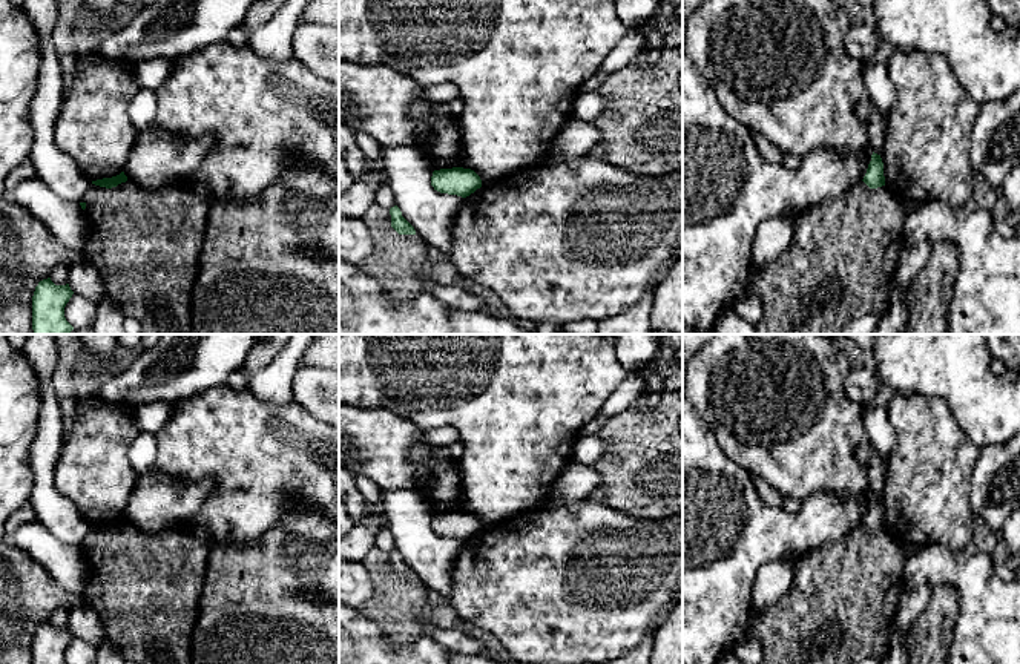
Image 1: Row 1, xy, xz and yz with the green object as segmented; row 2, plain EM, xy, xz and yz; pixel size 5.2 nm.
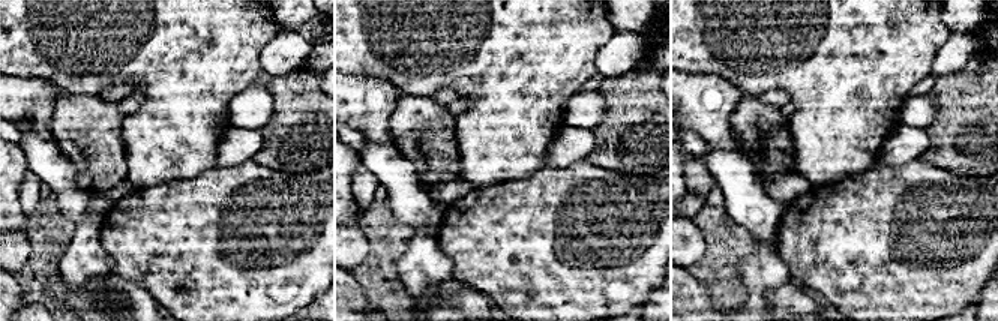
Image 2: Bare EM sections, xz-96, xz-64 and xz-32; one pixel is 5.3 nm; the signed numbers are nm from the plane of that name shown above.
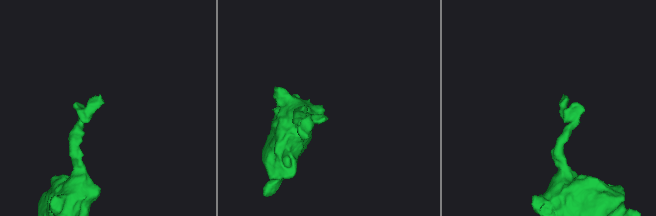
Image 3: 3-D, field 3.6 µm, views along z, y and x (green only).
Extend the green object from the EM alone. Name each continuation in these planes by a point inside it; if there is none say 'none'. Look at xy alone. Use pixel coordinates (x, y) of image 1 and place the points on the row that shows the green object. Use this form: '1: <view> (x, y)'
none

